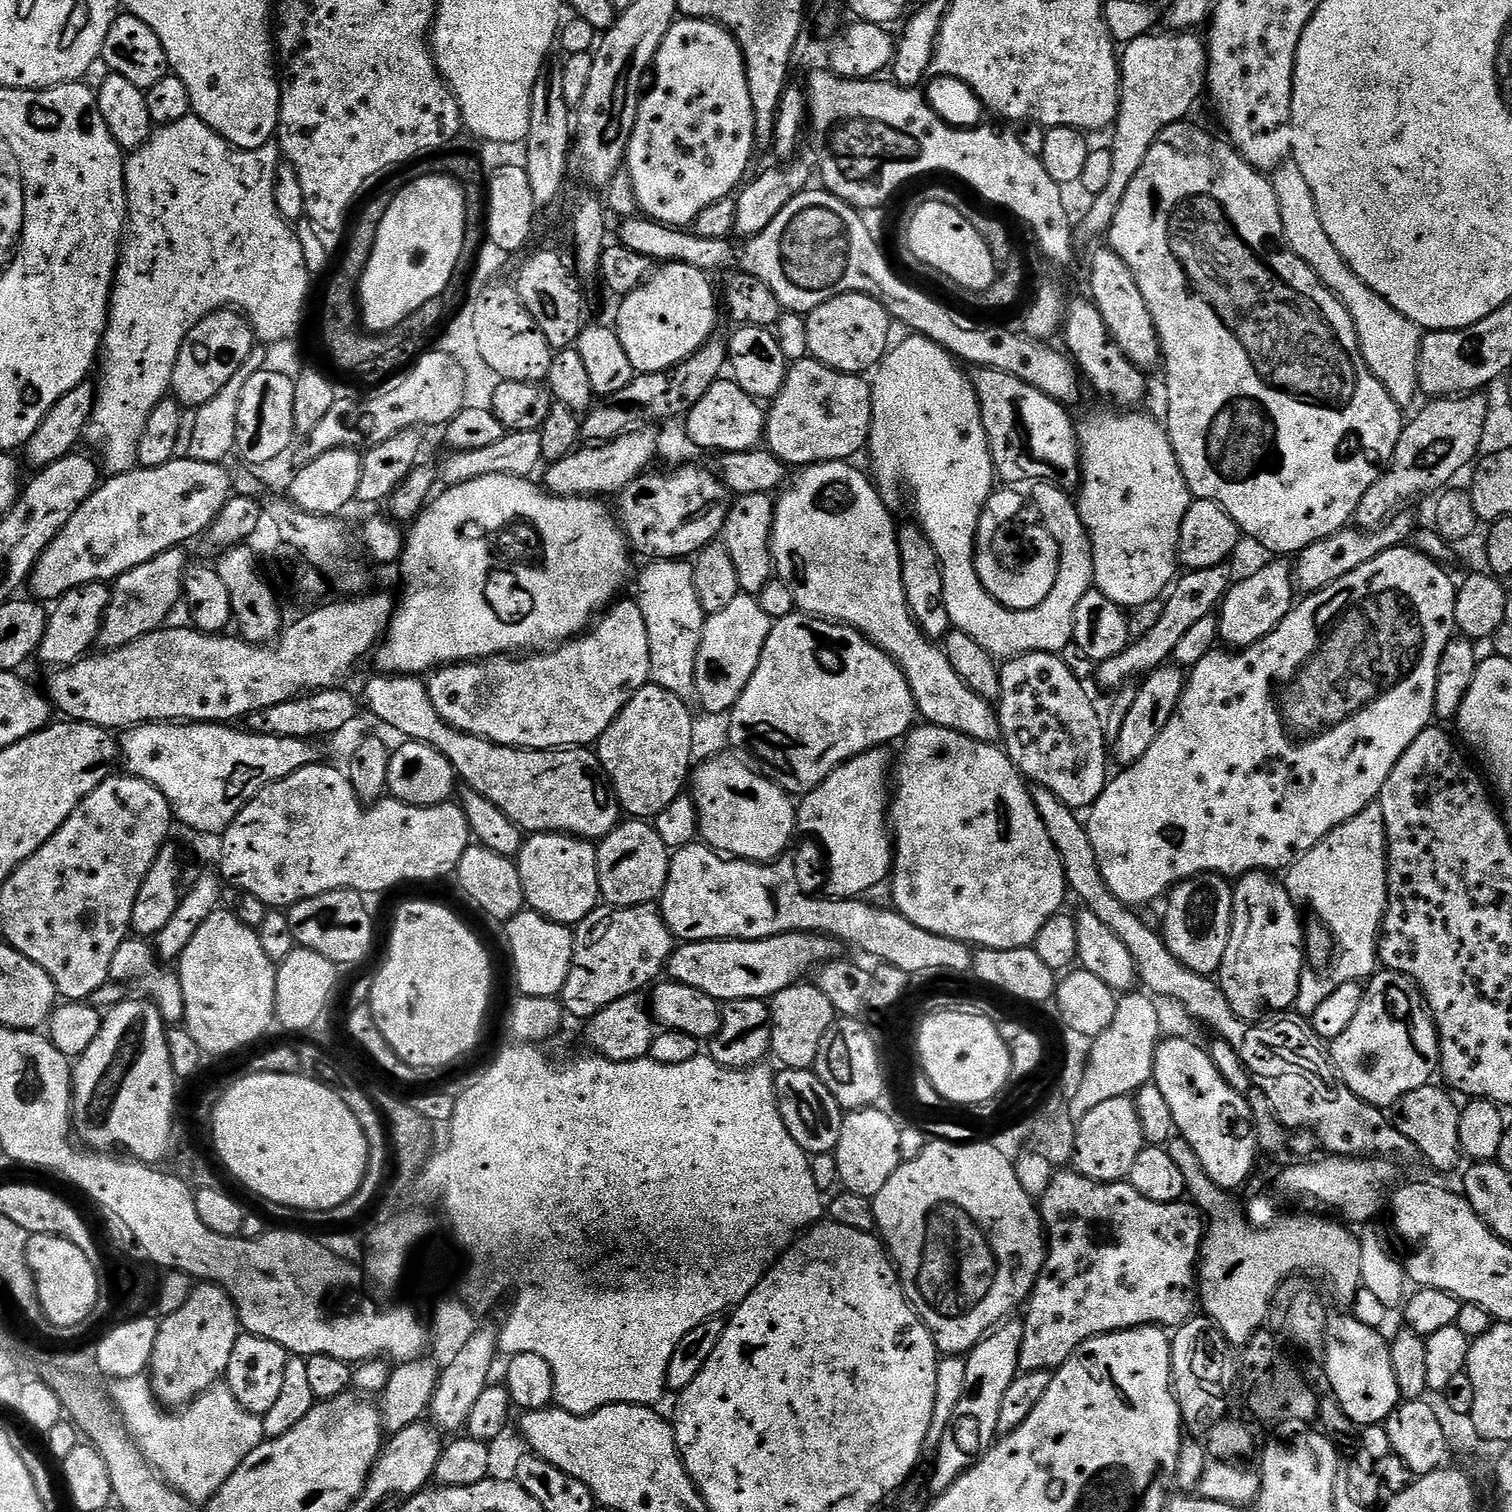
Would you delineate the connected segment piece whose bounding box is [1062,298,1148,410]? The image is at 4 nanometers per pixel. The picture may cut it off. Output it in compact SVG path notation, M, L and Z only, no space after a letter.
M1091 299L1067 301L1062 325L1063 336L1063 347L1082 373L1083 379L1087 383L1089 380L1116 407L1113 409L1136 410L1141 407L1140 403L1148 392L1148 384L1144 381L1145 373L1135 368L1112 341L1110 330L1106 322L1102 322L1102 314L1098 314Z

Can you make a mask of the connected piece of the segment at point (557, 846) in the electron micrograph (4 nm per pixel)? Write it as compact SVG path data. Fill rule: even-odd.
M538 832L529 835L520 847L520 855L515 857L516 869L522 878L525 905L531 911L559 924L575 926L582 923L602 900L598 886L596 850L597 845L593 841L581 840L579 836L567 836L565 832Z

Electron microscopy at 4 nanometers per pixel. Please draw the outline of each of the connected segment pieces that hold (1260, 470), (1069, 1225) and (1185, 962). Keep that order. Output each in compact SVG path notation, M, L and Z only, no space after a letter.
M1188 123L1171 124L1162 130L1162 134L1158 134L1155 146L1150 154L1146 154L1146 162L1142 162L1142 170L1134 174L1134 182L1130 182L1130 190L1126 190L1126 198L1122 198L1118 206L1118 214L1114 214L1114 222L1106 233L1106 239L1110 247L1124 259L1126 266L1130 266L1134 282L1138 282L1138 290L1142 290L1146 306L1150 306L1160 339L1164 388L1168 391L1168 437L1193 497L1212 500L1222 506L1241 533L1247 539L1249 536L1257 540L1266 551L1276 552L1272 554L1295 554L1341 531L1355 517L1362 494L1366 494L1366 490L1380 480L1384 469L1391 464L1406 416L1400 413L1403 412L1401 405L1396 404L1390 394L1386 394L1382 382L1378 382L1378 378L1374 378L1366 366L1360 353L1356 327L1344 303L1316 277L1306 262L1302 262L1302 258L1281 243L1284 239L1282 214L1278 210L1278 198L1274 194L1271 179L1260 169L1247 164L1227 139L1219 140L1206 129Z
M1064 1170L1057 1171L1056 1175L1053 1176L1052 1181L1050 1182L1050 1186L1046 1190L1046 1194L1039 1197L1038 1200L1038 1211L1041 1221L1044 1225L1044 1231L1046 1233L1046 1255L1044 1257L1044 1265L1042 1266L1042 1270L1036 1279L1036 1285L1032 1287L1032 1295L1029 1296L1026 1301L1026 1309L1028 1308L1028 1313L1023 1313L1022 1316L1024 1322L1024 1333L1022 1334L1022 1350L1018 1354L1020 1372L1037 1372L1038 1370L1055 1370L1060 1368L1065 1362L1068 1361L1070 1354L1074 1354L1074 1350L1078 1350L1078 1346L1082 1346L1082 1342L1084 1340L1089 1340L1095 1336L1101 1336L1107 1332L1121 1332L1127 1328L1146 1328L1149 1326L1155 1326L1165 1330L1175 1330L1182 1327L1186 1321L1193 1319L1195 1312L1192 1311L1194 1311L1195 1308L1197 1311L1198 1308L1198 1261L1200 1258L1200 1242L1204 1239L1205 1226L1205 1221L1200 1215L1199 1208L1197 1208L1196 1205L1191 1202L1177 1202L1174 1204L1167 1204L1166 1202L1154 1202L1150 1198L1146 1198L1144 1195L1139 1194L1138 1190L1135 1190L1132 1184L1129 1184L1127 1181L1116 1181L1110 1184L1103 1184L1097 1180L1086 1178L1082 1174L1075 1172L1075 1170L1067 1171L1068 1172L1064 1172Z
M1205 874L1181 880L1167 893L1162 937L1170 954L1182 966L1203 976L1219 973L1232 929L1232 890L1233 885L1225 877Z

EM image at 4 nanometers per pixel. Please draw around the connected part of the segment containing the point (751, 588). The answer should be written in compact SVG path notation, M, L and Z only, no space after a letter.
M766 492L736 496L728 505L722 543L734 558L734 570L738 574L738 586L745 596L759 597L760 591L774 579L772 562L772 523L776 505Z

